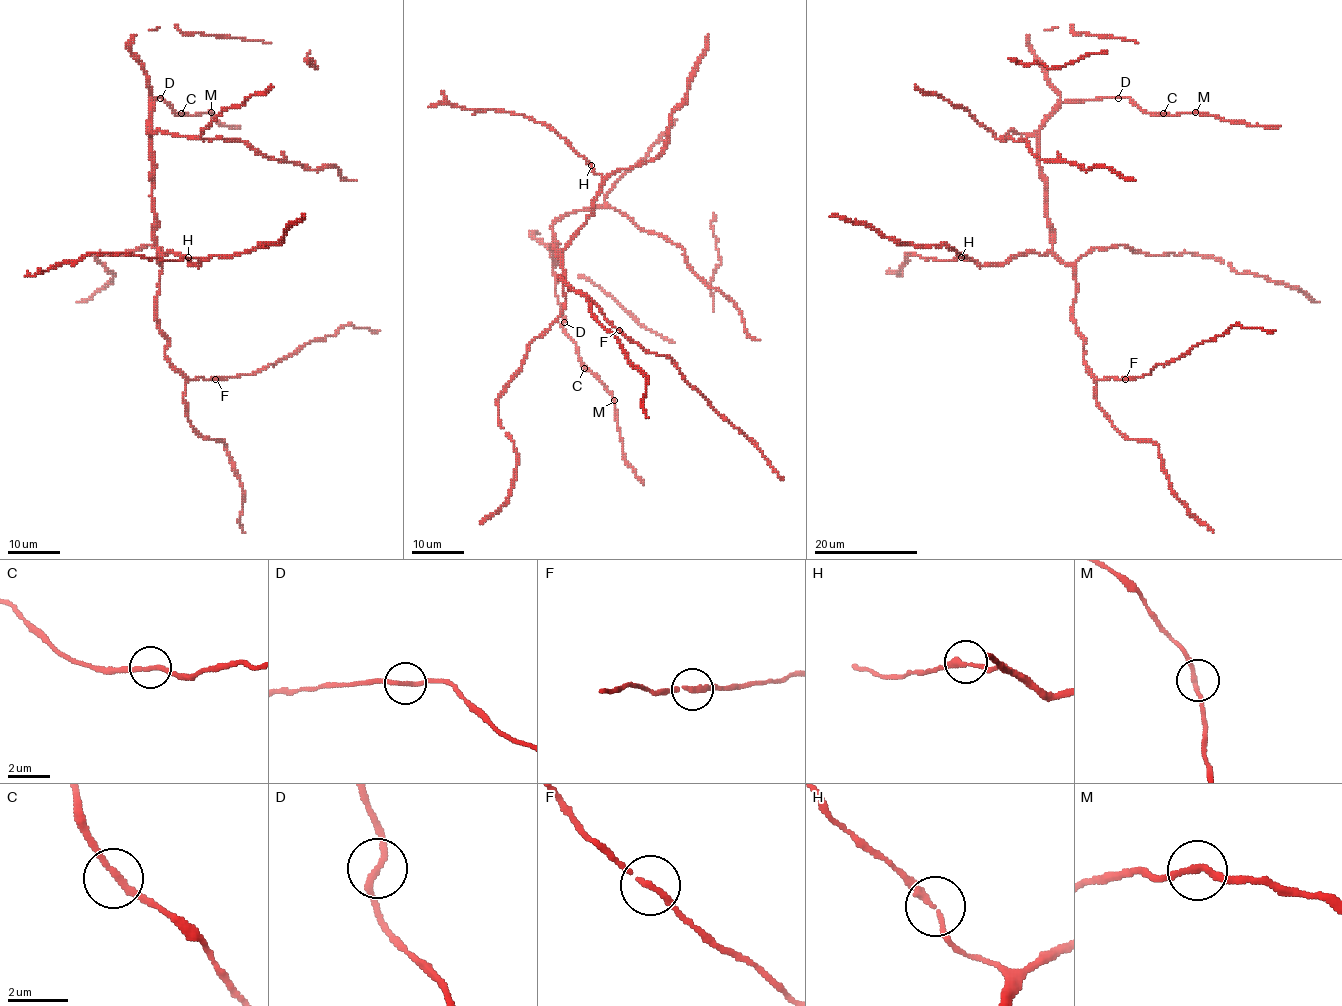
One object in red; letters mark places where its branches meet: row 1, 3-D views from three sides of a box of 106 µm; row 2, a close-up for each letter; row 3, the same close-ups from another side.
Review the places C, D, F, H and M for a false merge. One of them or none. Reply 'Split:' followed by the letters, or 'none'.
Split: none

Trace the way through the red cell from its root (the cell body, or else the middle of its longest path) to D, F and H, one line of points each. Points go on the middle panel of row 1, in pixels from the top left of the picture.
D: (556, 248), (554, 243), (556, 296), (564, 322)
F: (556, 248), (565, 276), (562, 281), (558, 278), (560, 276), (571, 289), (569, 289), (584, 294), (619, 330)
H: (556, 248), (557, 255), (561, 256), (574, 233), (592, 212), (593, 199), (604, 178), (591, 166)

